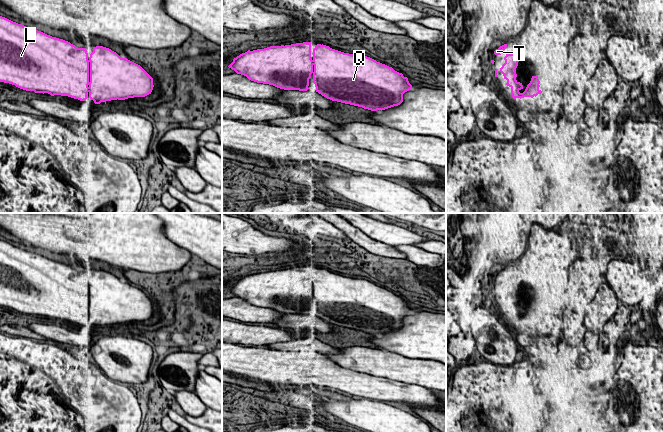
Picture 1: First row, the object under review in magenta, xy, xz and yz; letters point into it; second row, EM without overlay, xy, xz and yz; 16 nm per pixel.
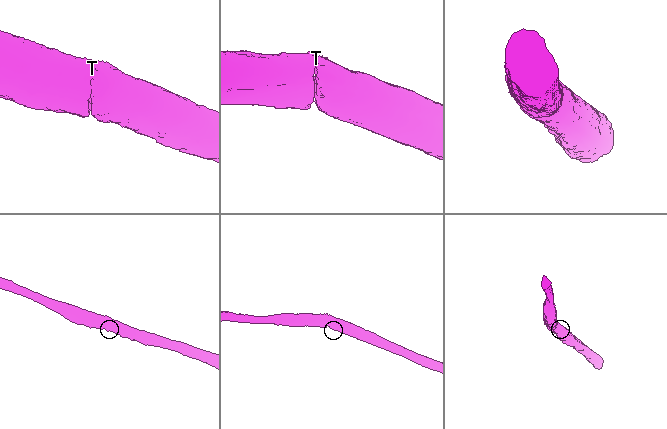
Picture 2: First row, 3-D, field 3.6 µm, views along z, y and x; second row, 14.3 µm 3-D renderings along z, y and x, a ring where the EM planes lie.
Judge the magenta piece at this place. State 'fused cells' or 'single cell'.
single cell

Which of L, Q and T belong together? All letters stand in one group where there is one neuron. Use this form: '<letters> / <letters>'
L Q T

